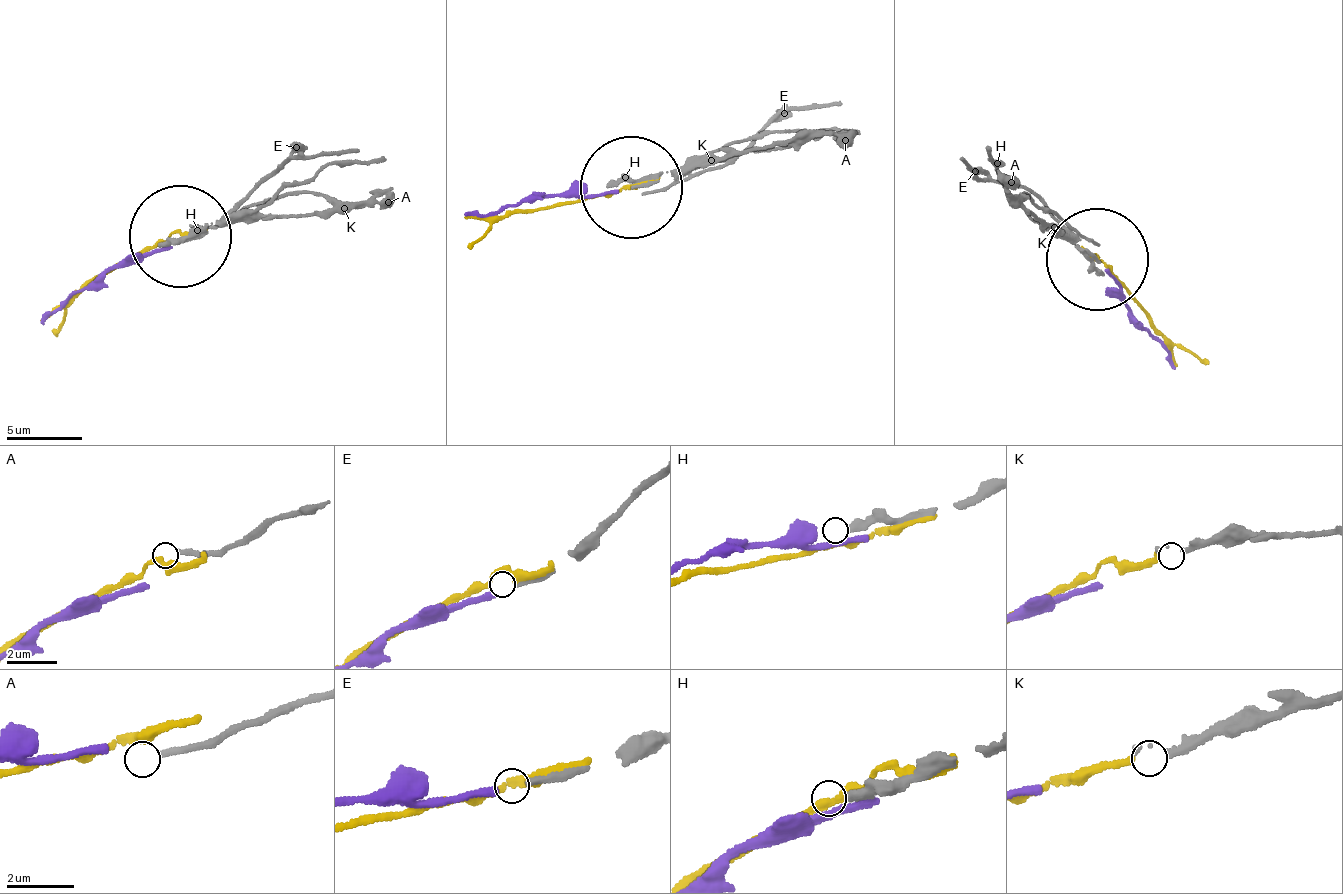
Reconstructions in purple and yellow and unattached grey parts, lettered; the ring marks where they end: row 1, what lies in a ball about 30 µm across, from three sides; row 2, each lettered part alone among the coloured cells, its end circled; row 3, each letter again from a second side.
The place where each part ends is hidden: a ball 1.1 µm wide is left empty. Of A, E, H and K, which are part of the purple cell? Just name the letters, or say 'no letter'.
E

